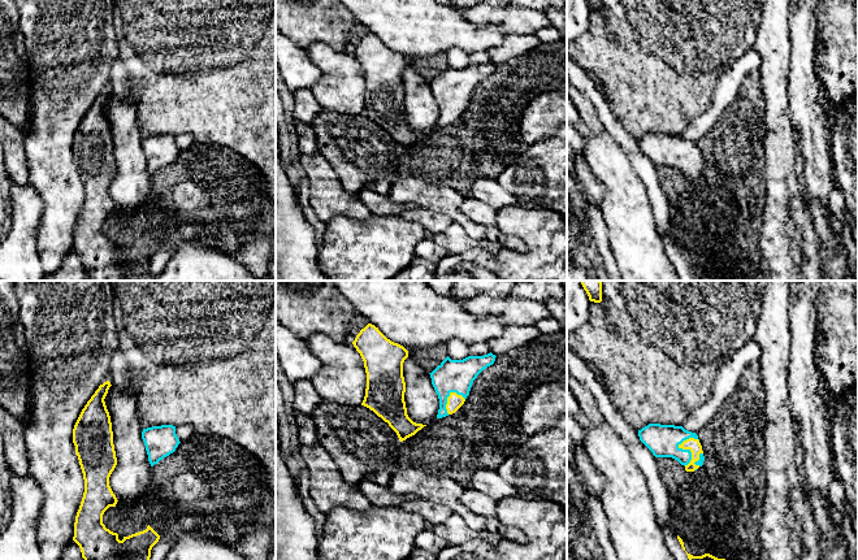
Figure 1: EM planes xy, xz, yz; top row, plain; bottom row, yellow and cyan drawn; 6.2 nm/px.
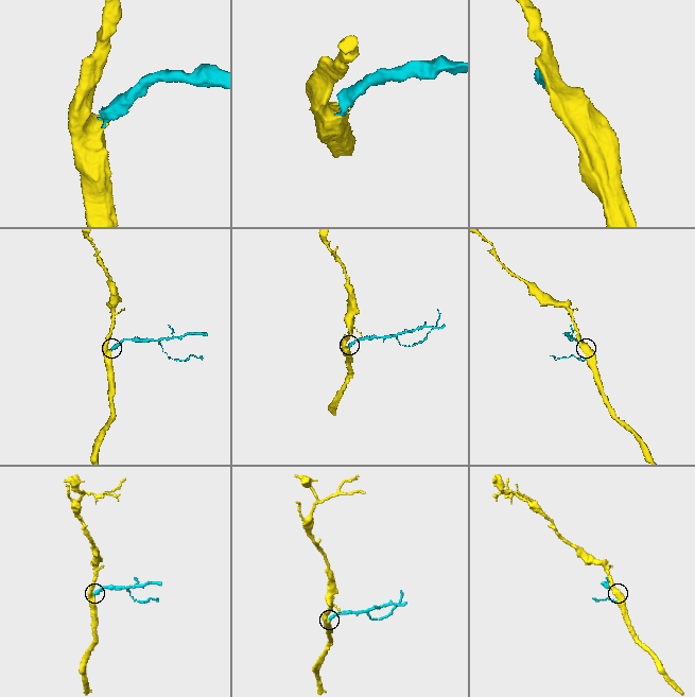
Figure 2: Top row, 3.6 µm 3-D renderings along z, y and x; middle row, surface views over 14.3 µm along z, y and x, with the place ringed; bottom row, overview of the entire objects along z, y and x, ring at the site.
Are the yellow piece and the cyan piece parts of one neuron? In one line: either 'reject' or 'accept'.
accept

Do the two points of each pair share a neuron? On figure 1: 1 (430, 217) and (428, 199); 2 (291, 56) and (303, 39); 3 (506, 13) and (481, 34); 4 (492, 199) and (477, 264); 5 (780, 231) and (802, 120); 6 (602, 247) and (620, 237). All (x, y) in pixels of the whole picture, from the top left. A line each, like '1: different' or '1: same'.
1: different
2: different
3: different
4: different
5: different
6: different

